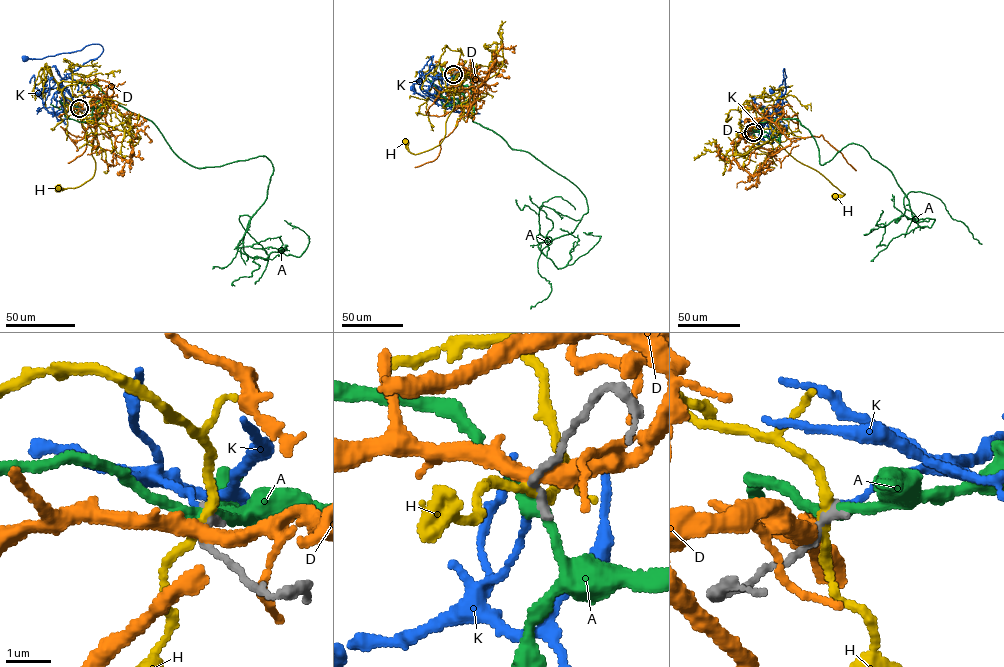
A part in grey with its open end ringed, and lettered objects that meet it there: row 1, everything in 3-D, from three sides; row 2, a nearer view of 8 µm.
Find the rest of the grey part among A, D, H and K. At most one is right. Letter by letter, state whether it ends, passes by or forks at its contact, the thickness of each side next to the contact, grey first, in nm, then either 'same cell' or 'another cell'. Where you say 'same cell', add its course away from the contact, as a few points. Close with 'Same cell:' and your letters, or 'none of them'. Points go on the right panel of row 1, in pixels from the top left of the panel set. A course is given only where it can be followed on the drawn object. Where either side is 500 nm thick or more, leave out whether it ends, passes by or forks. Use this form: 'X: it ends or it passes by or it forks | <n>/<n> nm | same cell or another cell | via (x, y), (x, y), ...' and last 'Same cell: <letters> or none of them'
A: it passes by | 200/280 nm | another cell
D: it passes by | 200/360 nm | another cell
H: it passes by | 220/200 nm | another cell
K: it ends | 200/150 nm | same cell
Same cell: K

